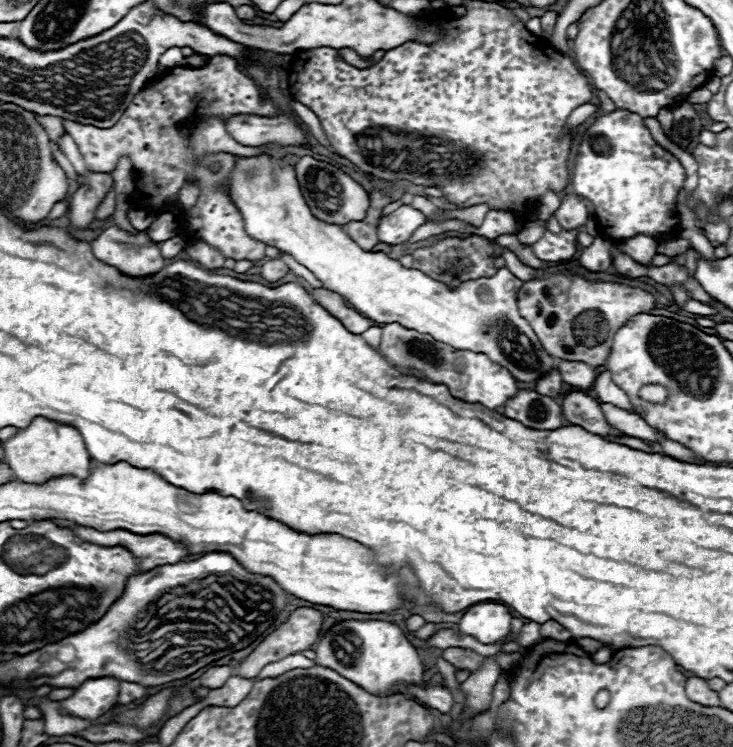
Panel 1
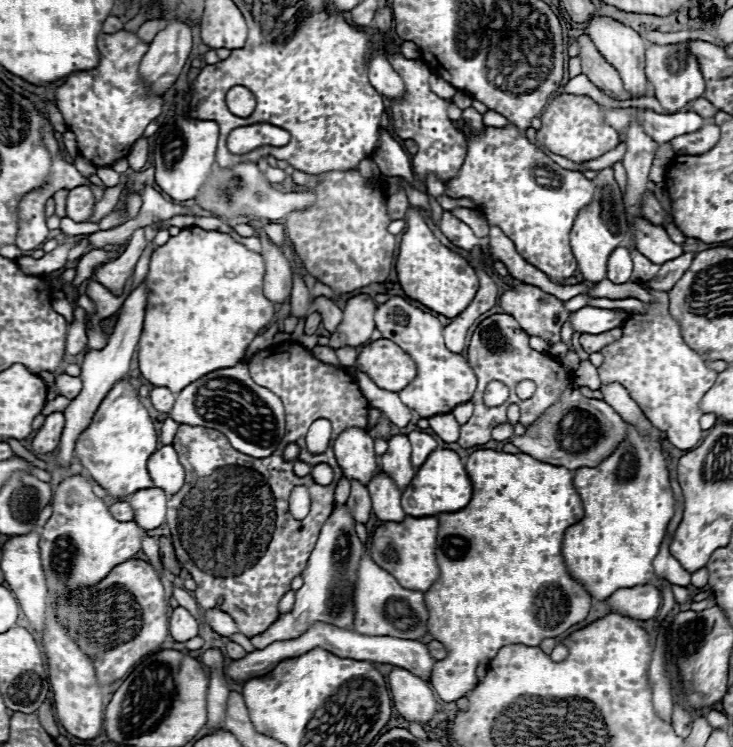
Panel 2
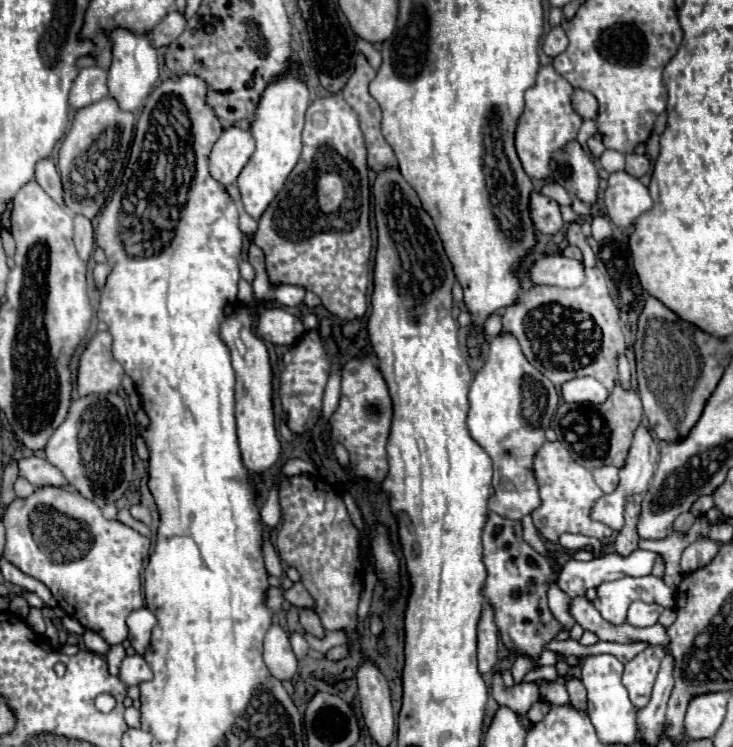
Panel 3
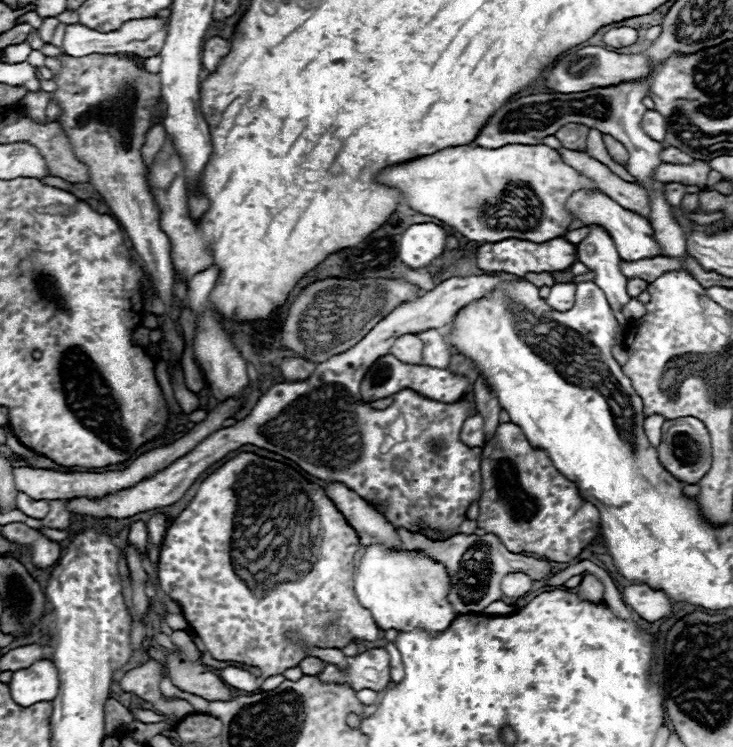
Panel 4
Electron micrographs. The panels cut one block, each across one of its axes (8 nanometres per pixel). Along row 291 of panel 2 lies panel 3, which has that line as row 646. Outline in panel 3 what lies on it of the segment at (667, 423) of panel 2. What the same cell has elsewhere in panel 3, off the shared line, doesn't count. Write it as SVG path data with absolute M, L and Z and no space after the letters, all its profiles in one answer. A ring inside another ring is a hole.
M648 646L644 652L640 652L630 662L624 664L622 684L628 690L630 700L636 708L644 708L650 702L650 694L662 658L664 658L664 648Z

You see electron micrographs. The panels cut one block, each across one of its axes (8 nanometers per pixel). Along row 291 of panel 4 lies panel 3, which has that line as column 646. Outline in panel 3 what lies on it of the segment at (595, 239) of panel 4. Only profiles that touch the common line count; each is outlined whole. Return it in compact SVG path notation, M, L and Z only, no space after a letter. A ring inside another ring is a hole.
M636 600L628 610L628 620L626 622L632 624L632 626L638 626L638 628L652 626L652 624L658 622L662 612L664 612L664 608L660 604L646 604L642 600Z

